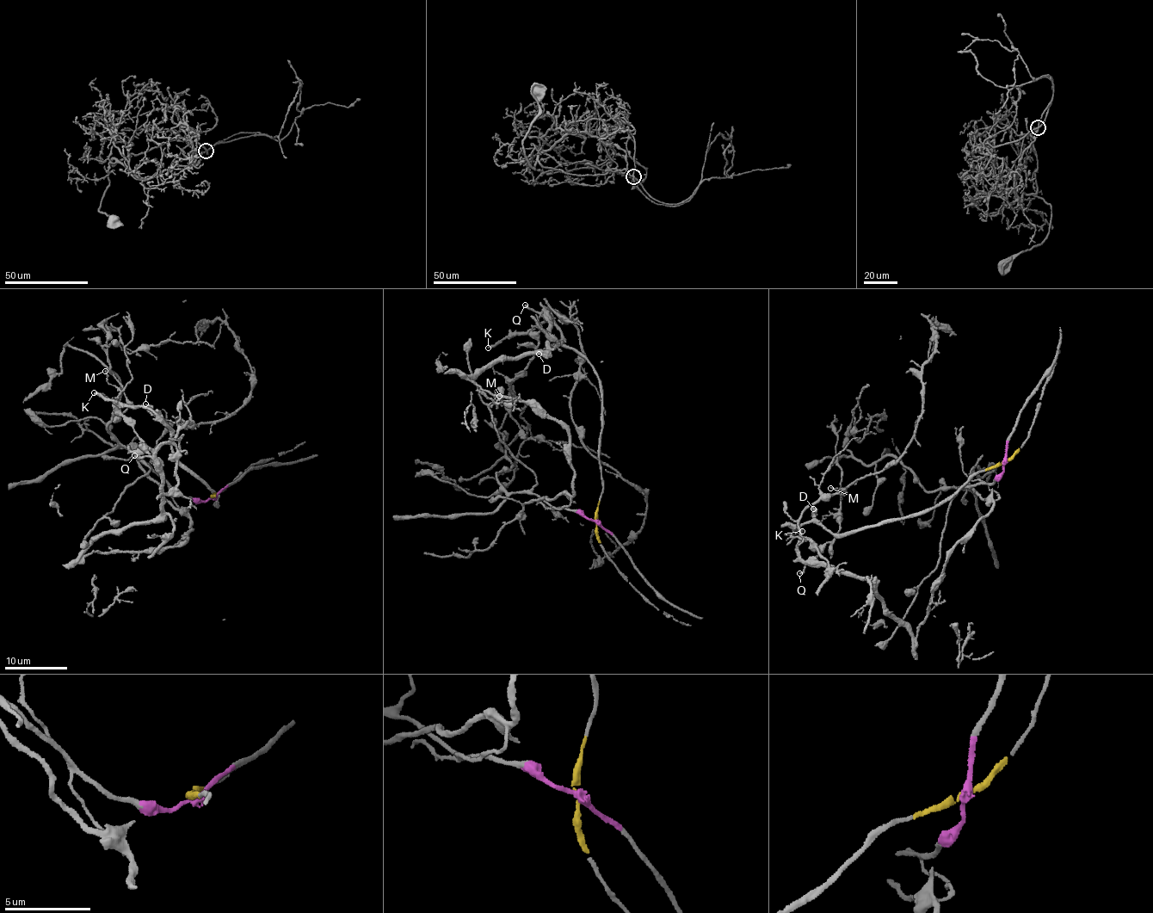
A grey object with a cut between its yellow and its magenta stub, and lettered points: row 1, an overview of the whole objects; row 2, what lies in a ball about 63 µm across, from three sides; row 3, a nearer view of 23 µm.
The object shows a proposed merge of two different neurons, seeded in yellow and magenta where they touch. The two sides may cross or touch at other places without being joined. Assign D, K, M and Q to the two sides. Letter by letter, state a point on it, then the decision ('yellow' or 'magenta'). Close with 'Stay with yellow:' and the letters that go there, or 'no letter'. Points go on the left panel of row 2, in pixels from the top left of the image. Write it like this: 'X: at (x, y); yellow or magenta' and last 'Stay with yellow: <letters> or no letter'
D: at (145, 404); yellow
K: at (94, 392); yellow
M: at (105, 371); magenta
Q: at (134, 455); magenta
Stay with yellow: D, K

